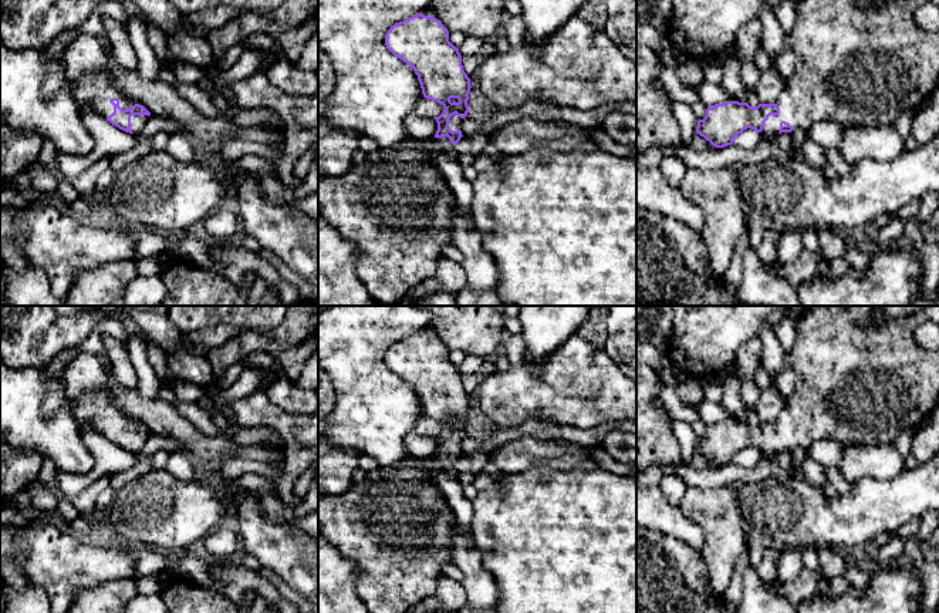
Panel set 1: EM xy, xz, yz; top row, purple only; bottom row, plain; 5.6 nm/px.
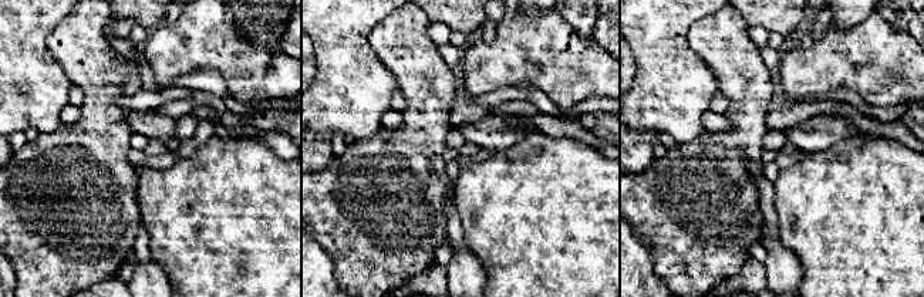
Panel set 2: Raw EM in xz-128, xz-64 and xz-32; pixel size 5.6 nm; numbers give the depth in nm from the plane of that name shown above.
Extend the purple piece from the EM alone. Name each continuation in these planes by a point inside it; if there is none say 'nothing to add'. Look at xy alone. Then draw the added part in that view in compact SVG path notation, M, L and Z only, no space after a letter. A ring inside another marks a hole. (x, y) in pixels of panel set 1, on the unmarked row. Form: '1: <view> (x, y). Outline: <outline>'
1: xy (95, 407). Outline: M109 388L87 390L78 398L70 400L70 403L78 427L89 425L105 438L114 431L111 417L118 417L122 428L139 422L114 401L114 393Z

